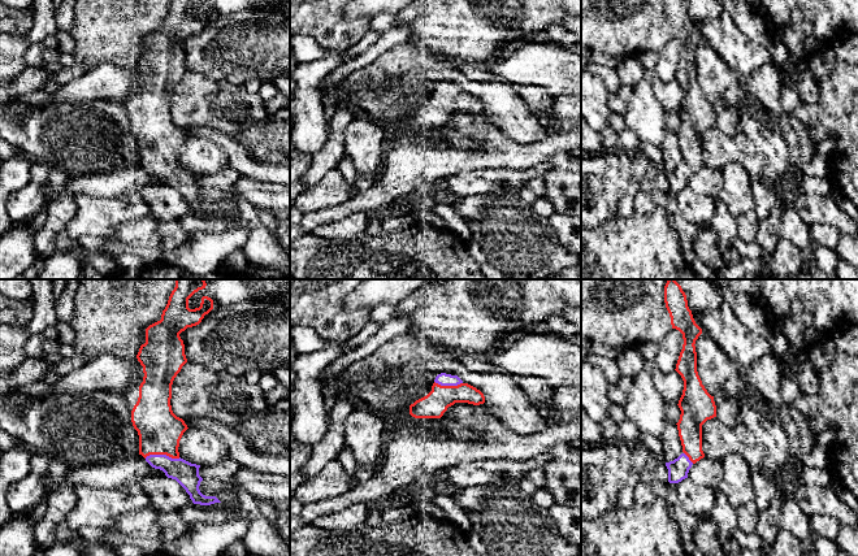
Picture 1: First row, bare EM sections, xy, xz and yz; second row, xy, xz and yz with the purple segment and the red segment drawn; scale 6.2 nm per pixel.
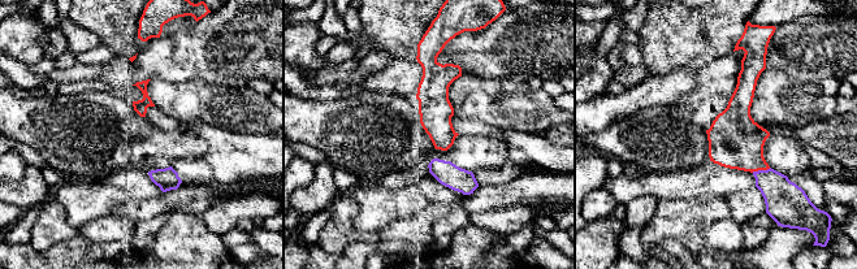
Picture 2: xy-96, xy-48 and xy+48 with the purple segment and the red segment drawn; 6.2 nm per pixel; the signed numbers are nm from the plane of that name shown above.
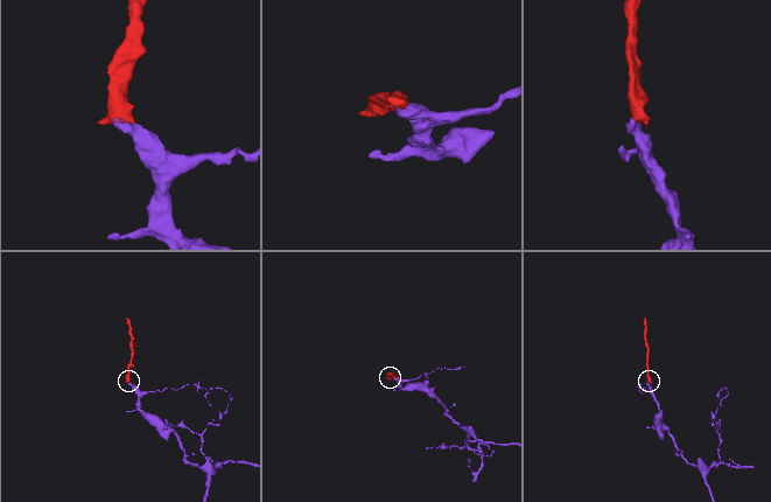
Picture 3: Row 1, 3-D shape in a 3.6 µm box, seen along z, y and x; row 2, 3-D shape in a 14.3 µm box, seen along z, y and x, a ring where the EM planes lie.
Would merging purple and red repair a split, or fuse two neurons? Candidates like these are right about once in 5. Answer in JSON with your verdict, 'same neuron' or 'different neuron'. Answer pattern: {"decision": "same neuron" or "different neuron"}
{"decision": "same neuron"}

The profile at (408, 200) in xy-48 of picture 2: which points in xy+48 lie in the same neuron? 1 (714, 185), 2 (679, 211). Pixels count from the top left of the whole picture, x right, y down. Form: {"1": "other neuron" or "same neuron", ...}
{"1": "other neuron", "2": "same neuron"}

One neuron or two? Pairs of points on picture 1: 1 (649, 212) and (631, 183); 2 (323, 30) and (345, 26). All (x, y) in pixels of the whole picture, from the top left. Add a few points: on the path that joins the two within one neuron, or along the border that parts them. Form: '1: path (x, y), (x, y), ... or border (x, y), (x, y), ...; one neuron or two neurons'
1: border (650, 194), (638, 191), (635, 195); two neurons
2: path (328, 29), (339, 29); one neuron

